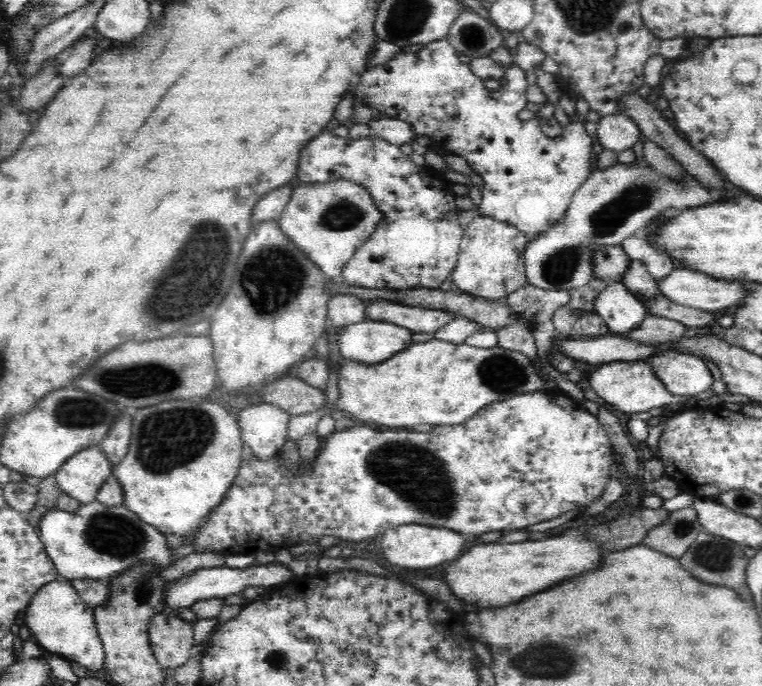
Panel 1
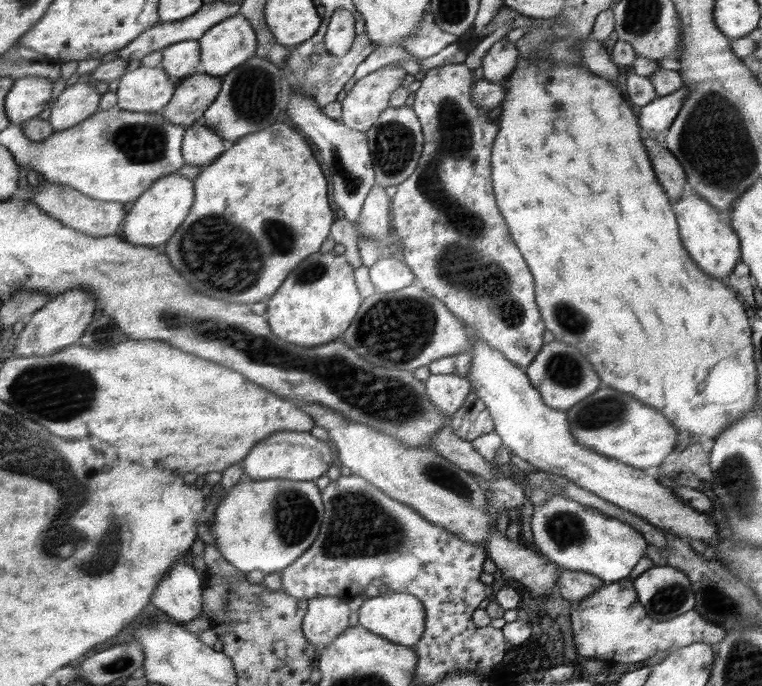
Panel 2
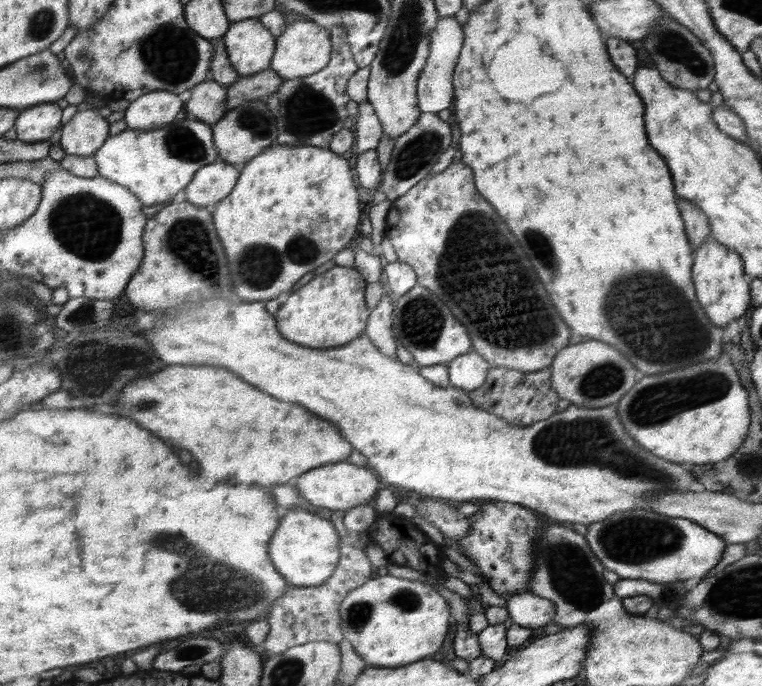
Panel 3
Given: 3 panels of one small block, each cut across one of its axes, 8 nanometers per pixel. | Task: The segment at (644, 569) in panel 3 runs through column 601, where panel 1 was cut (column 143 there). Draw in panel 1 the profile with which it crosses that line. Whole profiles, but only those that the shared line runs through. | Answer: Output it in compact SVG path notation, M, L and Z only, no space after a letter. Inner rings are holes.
M94 501L81 504L75 511L53 508L41 516L38 531L39 540L63 580L106 581L134 569L128 564L153 564L165 569L178 561L173 558L164 533L122 505L107 506Z

